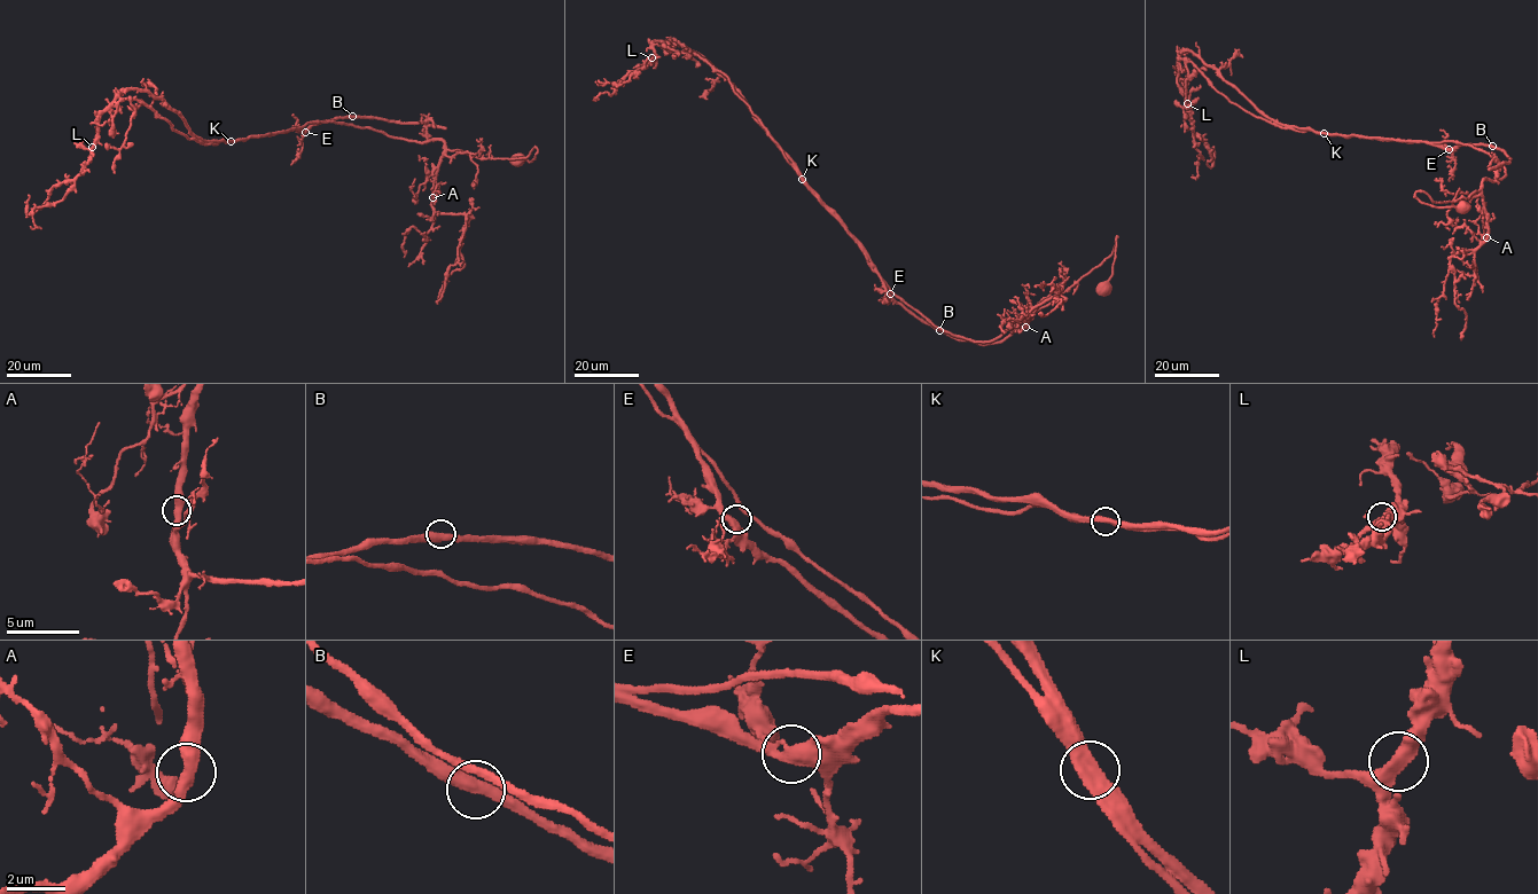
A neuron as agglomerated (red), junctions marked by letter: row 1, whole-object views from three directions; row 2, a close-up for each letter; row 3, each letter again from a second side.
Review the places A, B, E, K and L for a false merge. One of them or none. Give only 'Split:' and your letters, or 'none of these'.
Split: K

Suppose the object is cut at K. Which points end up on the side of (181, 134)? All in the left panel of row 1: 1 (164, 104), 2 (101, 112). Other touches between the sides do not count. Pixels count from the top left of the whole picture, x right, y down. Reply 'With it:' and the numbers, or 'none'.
With it: none

